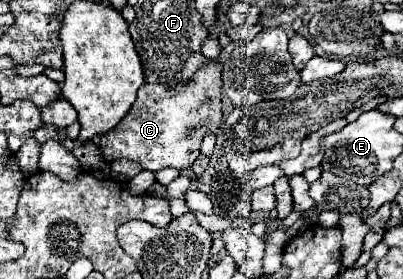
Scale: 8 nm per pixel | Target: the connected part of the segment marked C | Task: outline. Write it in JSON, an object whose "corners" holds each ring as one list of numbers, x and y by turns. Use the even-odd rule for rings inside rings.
{"corners":[[204,63,192,79,178,83,176,87,168,87,164,83,144,83,138,89,138,99,134,101,130,113,120,121,120,125,100,139,100,151,104,159,130,159,140,163,148,171,158,171,162,167,188,169,200,155,202,139,210,133,218,133,222,123,222,107,220,107,220,87,222,87,222,63]]}

